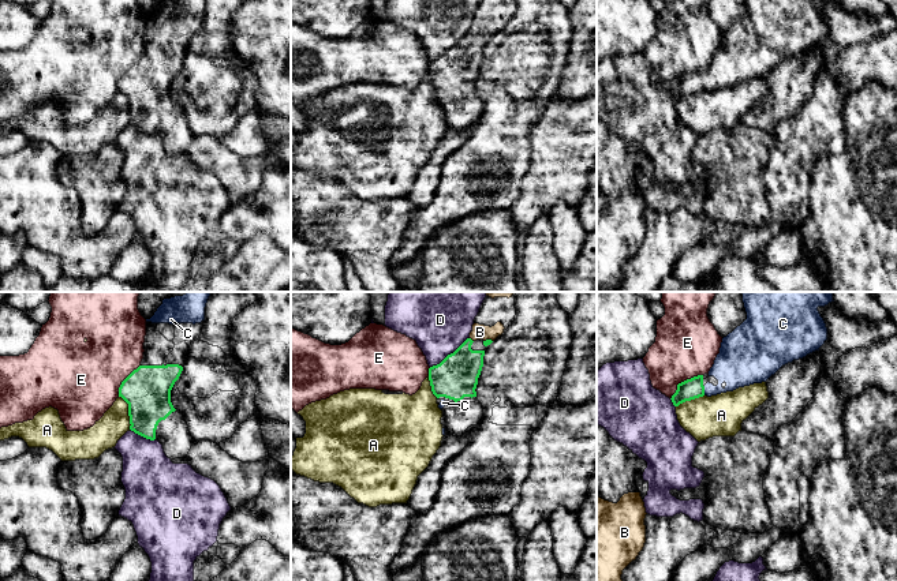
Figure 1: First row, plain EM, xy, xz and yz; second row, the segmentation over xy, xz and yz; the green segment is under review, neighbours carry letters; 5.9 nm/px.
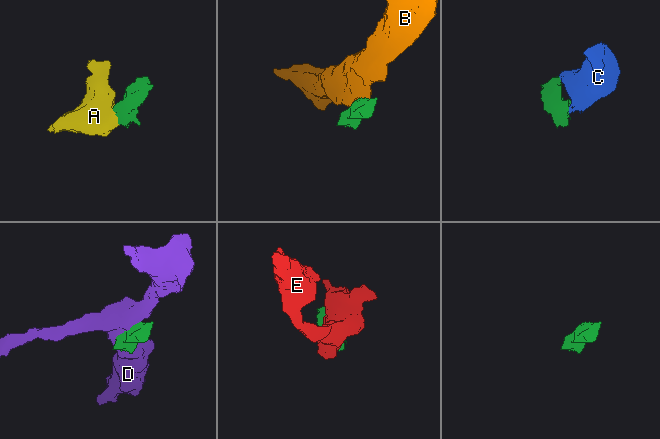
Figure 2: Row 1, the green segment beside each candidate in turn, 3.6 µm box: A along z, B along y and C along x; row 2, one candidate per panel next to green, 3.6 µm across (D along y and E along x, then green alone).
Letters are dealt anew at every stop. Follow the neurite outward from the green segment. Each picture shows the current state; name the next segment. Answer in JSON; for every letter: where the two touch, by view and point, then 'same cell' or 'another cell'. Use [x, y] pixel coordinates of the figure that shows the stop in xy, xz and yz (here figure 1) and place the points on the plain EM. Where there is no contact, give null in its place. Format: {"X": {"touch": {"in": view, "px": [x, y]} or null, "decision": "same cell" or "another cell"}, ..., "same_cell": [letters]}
{"A": {"touch": {"in": "xy", "px": [129, 107]}, "decision": "another cell"}, "B": {"touch": {"in": "xz", "px": [471, 34]}, "decision": "same cell"}, "C": {"touch": {"in": "yz", "px": [703, 85]}, "decision": "same cell"}, "D": {"touch": {"in": "xz", "px": [448, 49]}, "decision": "another cell"}, "E": {"touch": {"in": "yz", "px": [684, 75]}, "decision": "another cell"}, "same_cell": ["B", "C"]}

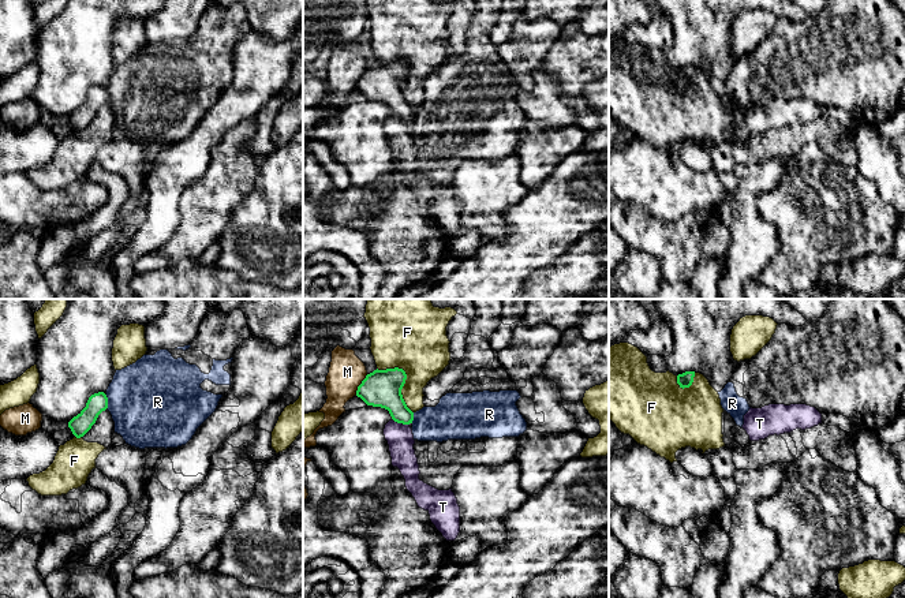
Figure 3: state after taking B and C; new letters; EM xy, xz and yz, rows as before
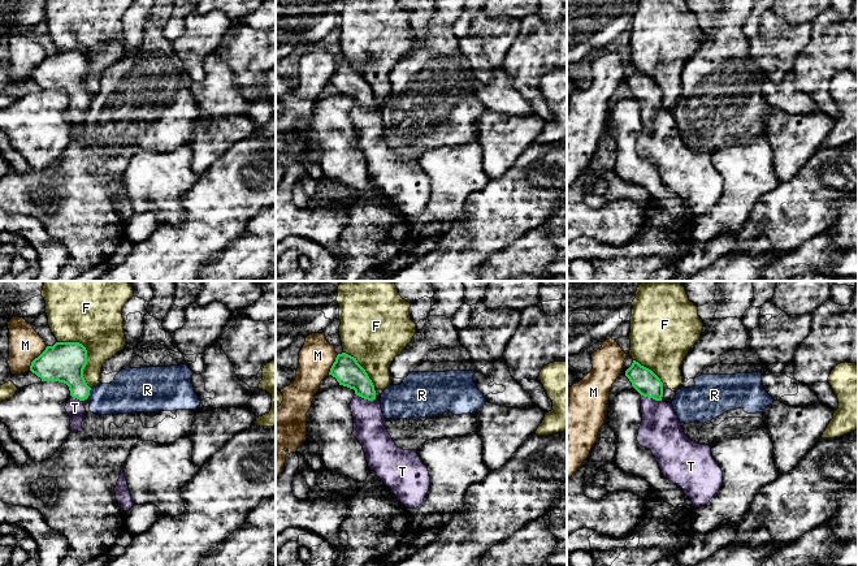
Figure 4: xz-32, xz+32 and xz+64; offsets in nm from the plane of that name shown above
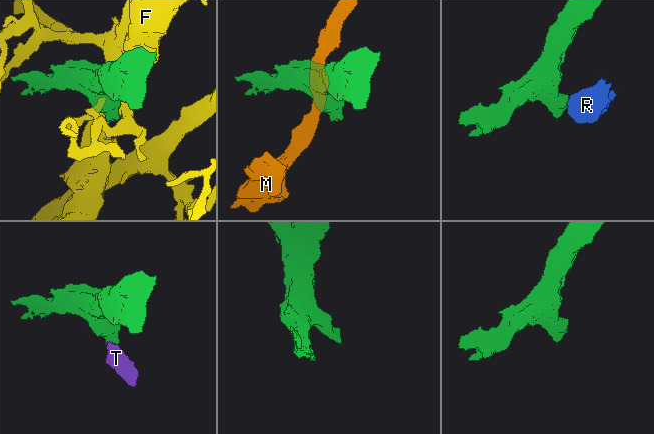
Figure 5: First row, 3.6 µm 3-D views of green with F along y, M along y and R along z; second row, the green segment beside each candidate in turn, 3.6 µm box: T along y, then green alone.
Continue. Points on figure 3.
{"F": {"touch": {"in": "xz", "px": [406, 73]}, "decision": "another cell"}, "M": {"touch": {"in": "xz", "px": [359, 79]}, "decision": "another cell"}, "R": {"touch": {"in": "xy", "px": [107, 96]}, "decision": "another cell"}, "T": {"touch": {"in": "xz", "px": [400, 116]}, "decision": "same cell"}, "same_cell": ["T"]}

